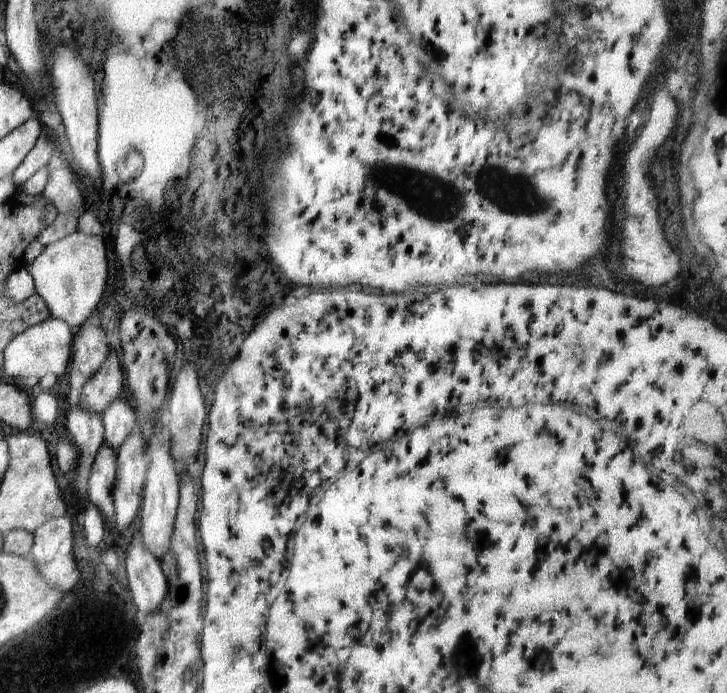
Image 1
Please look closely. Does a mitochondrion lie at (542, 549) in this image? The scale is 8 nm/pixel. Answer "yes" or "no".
no

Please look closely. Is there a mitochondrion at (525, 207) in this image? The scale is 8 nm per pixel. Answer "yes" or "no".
yes

